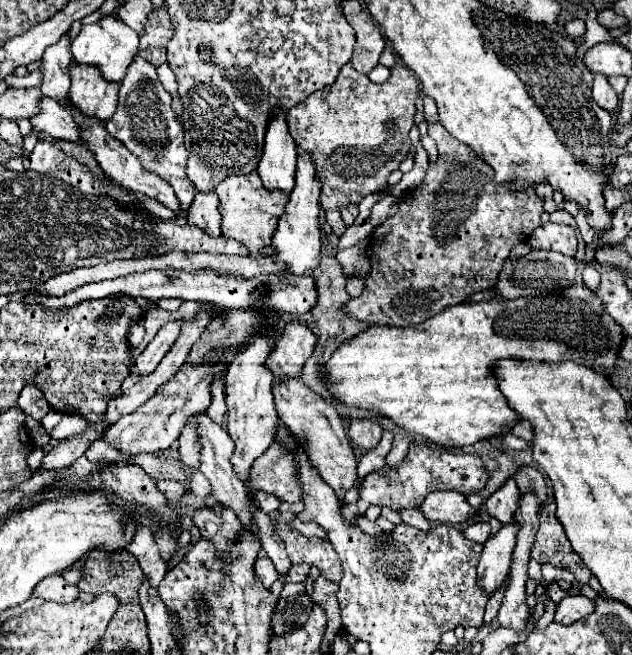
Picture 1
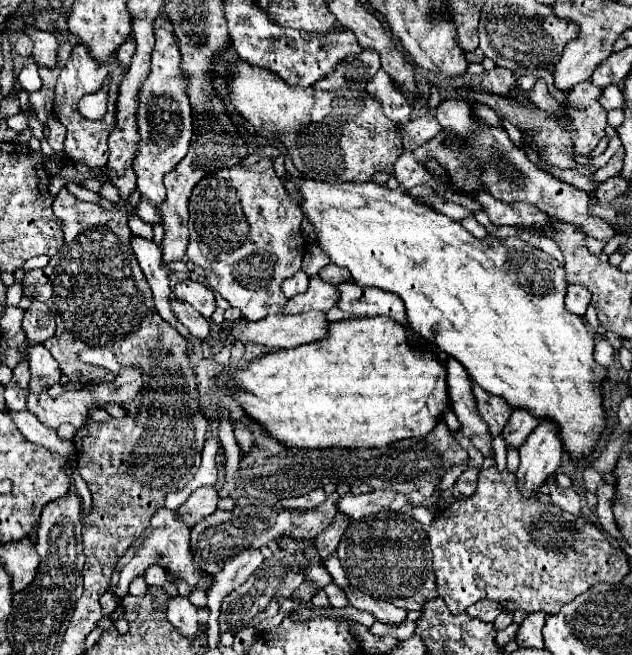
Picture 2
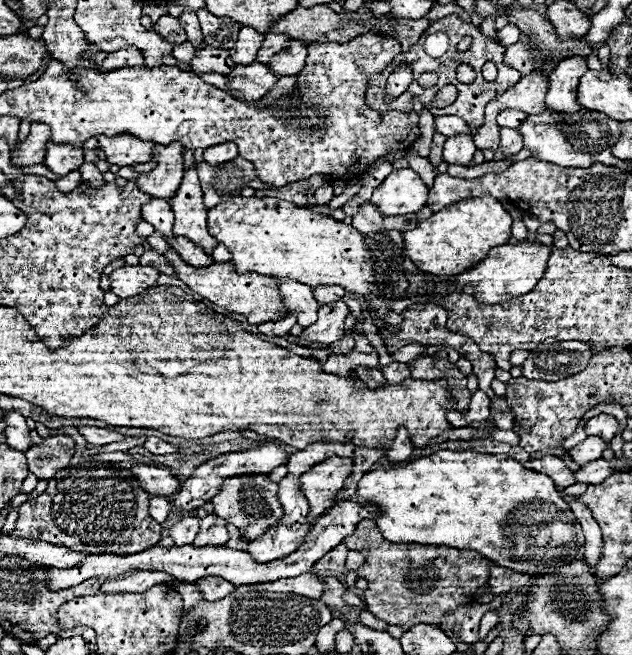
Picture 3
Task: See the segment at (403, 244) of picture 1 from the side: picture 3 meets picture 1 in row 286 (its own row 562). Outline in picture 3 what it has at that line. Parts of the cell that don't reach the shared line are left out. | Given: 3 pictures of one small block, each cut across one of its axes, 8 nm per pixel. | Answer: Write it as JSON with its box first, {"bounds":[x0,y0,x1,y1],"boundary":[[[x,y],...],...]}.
{"bounds":[344,520,490,632],"boundary":[[[362,520],[352,536],[344,540],[348,550],[362,552],[366,556],[358,570],[358,578],[370,582],[364,592],[368,610],[386,620],[390,626],[400,626],[404,632],[416,624],[438,626],[446,612],[458,610],[472,602],[472,594],[488,582],[490,560],[480,558],[472,550],[456,550],[448,546],[426,546],[414,542],[388,542],[382,538],[376,522]]]}

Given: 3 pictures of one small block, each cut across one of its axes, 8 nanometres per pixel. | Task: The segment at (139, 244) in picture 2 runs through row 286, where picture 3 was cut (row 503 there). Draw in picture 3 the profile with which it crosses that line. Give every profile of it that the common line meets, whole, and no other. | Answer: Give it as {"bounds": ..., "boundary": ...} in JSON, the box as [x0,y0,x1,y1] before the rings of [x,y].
{"bounds":[150,496,170,522],"boundary":[[[154,496],[150,500],[150,516],[156,520],[156,522],[164,522],[170,514],[170,502],[168,498],[164,496]]]}

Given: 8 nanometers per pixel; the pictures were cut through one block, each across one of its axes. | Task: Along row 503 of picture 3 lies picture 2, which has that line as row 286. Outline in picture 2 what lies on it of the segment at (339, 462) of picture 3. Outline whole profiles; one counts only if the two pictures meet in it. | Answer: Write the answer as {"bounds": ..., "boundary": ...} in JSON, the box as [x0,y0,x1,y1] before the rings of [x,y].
{"bounds":[284,276,340,314],"boundary":[[[312,276],[308,290],[288,300],[284,314],[302,314],[312,310],[328,312],[332,306],[338,304],[338,298],[340,298],[340,292],[336,292],[332,284],[324,282],[320,276]]]}

